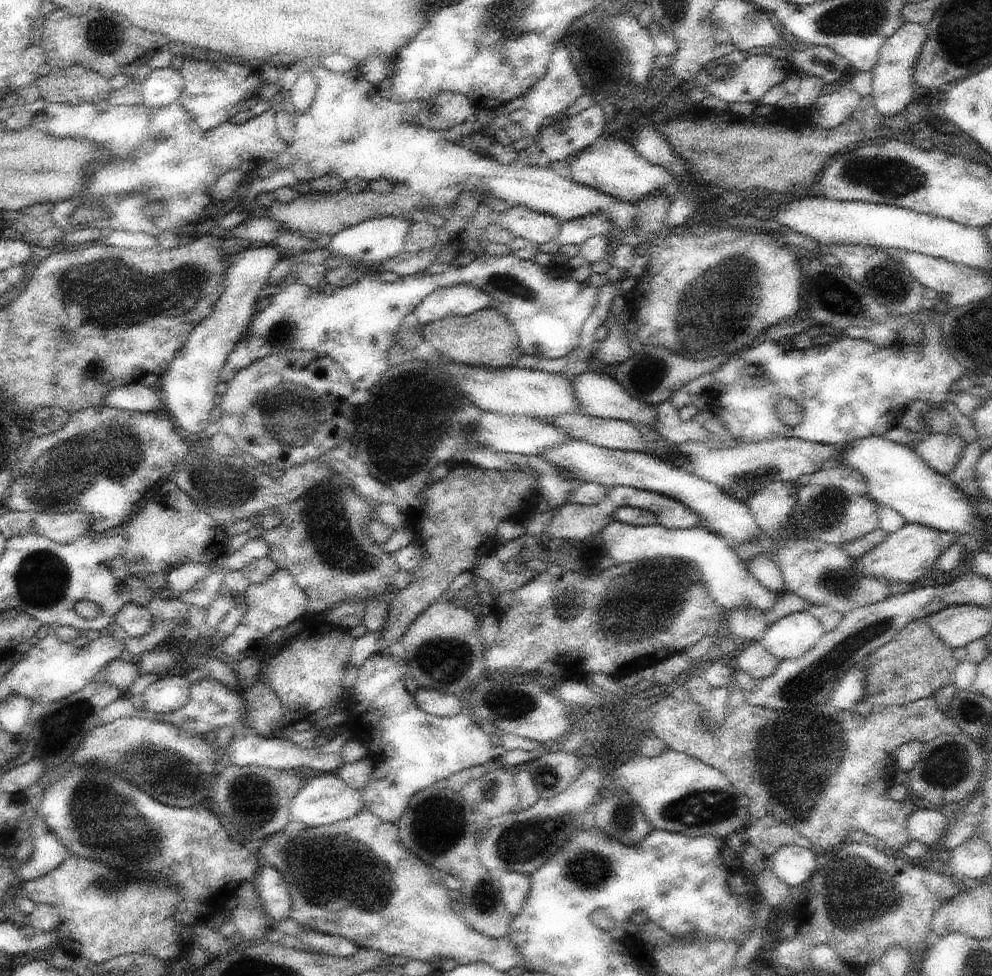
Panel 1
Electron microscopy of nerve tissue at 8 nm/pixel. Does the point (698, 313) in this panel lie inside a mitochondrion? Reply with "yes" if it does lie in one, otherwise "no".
yes

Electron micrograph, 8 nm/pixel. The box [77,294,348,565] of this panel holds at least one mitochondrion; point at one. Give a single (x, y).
(223, 484)

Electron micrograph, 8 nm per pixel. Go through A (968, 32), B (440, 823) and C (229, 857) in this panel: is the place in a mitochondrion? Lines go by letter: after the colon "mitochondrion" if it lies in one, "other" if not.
A: mitochondrion
B: mitochondrion
C: other

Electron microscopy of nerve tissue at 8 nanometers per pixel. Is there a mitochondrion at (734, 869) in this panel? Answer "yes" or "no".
no

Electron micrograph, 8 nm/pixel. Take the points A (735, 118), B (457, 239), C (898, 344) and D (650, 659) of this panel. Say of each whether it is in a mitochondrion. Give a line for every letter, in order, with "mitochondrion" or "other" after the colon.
A: other
B: other
C: other
D: other

